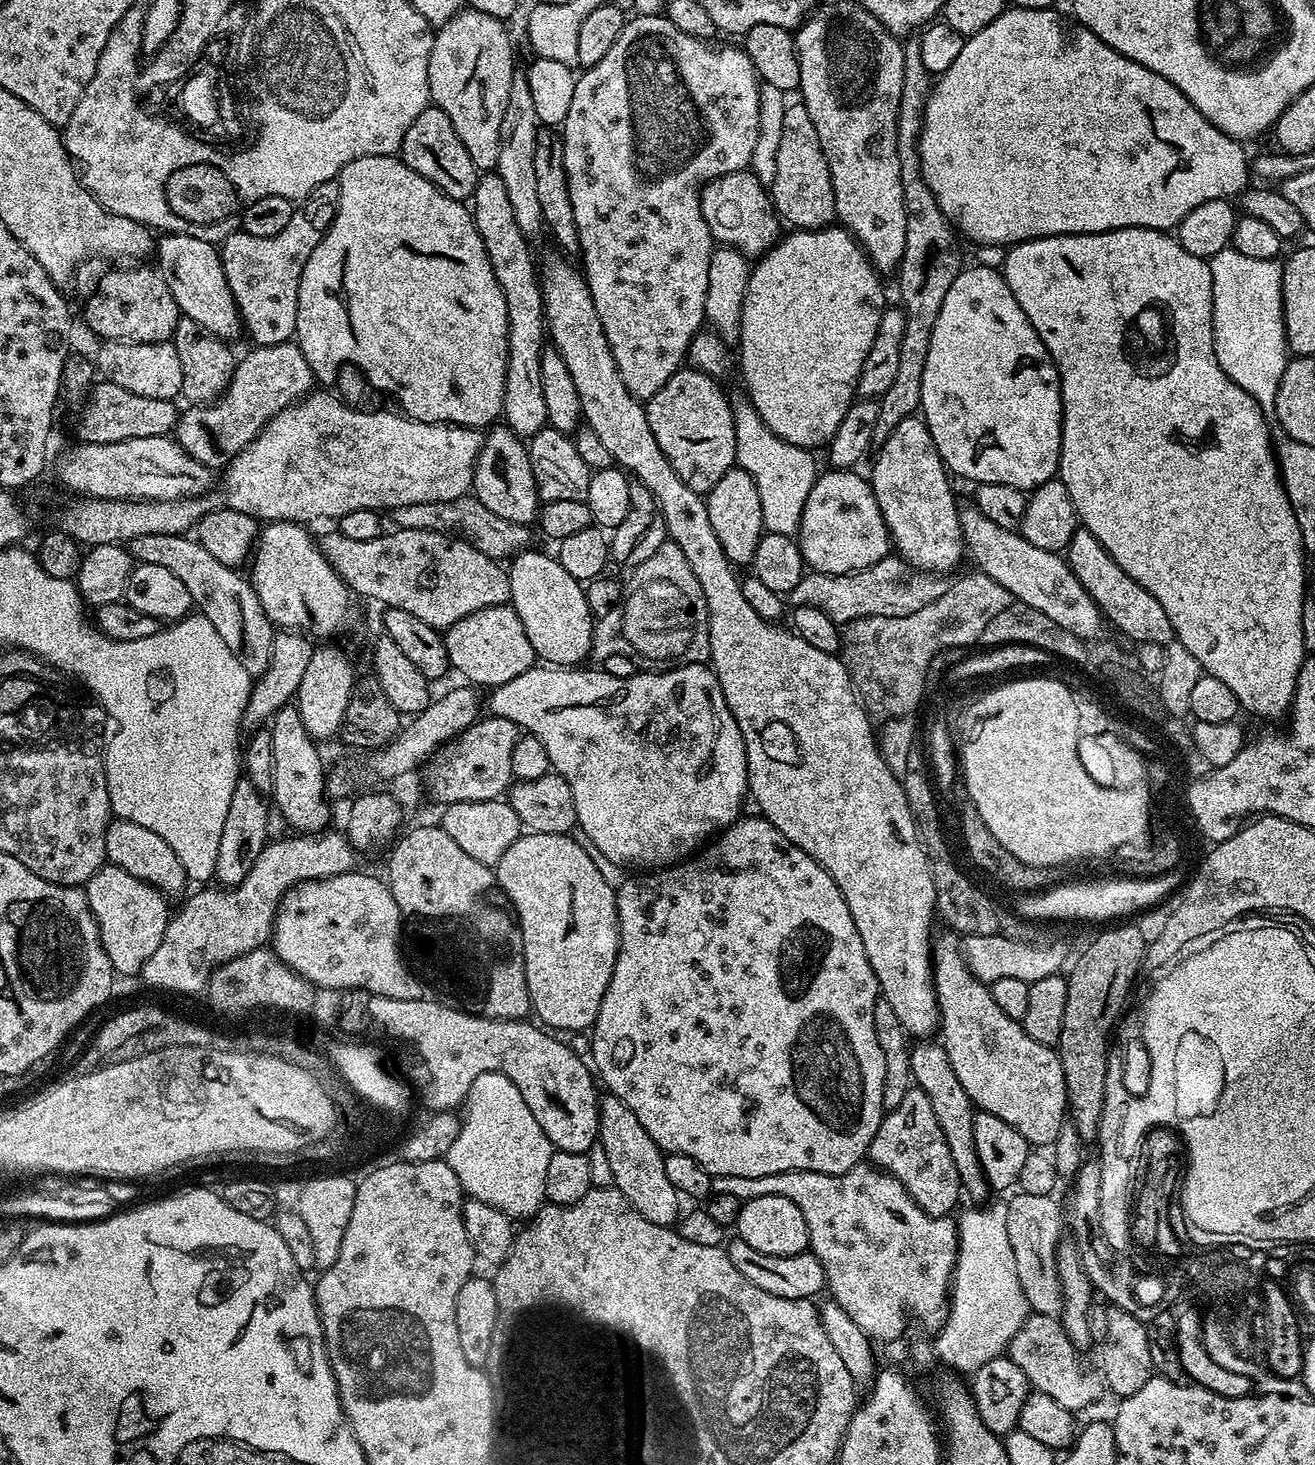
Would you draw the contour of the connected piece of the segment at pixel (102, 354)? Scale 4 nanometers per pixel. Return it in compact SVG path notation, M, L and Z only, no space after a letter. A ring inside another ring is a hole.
M105 340L94 355L94 368L107 383L122 386L130 394L142 394L142 398L176 400L182 390L182 367L175 346L162 344L123 344L121 340Z

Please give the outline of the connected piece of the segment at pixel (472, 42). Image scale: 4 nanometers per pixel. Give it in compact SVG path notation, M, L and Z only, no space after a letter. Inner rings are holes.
M465 7L450 17L445 24L439 25L432 38L428 63L428 95L431 103L443 110L450 122L454 122L454 131L458 138L462 138L462 146L466 146L466 154L470 154L478 170L492 170L496 167L502 114L510 102L512 76L518 71L518 64L512 57L512 40L504 27L505 21Z

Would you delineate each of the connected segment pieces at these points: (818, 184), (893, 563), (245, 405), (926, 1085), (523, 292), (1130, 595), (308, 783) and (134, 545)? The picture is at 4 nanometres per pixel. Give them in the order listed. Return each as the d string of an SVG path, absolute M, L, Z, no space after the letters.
M803 102L789 103L782 114L782 138L778 138L778 158L774 182L770 186L772 207L785 225L796 230L827 228L836 220L834 186L826 154L818 142L818 130L810 122L810 114Z
M889 554L877 564L863 568L861 572L846 574L826 574L809 571L794 586L790 593L793 605L814 606L822 610L837 625L849 624L852 620L867 616L885 616L886 618L906 618L906 614L914 614L914 610L922 610L922 606L930 606L950 587L943 575L923 568L914 568L907 560L896 554Z
M294 342L286 344L261 344L253 347L253 352L248 352L244 357L240 356L236 360L236 368L233 370L232 376L229 378L228 389L218 400L213 403L207 403L203 406L188 406L183 409L180 413L180 417L176 420L176 427L174 429L174 439L177 444L182 446L182 450L186 450L186 454L190 454L190 458L194 458L198 462L202 462L207 468L213 470L223 469L233 457L235 457L250 441L263 430L263 428L274 419L282 410L286 410L291 404L295 404L304 399L309 392L313 391L314 388L314 377L310 366L306 362L306 358L302 358L302 350Z
M916 1042L910 1048L910 1070L912 1083L930 1098L930 1106L938 1117L938 1126L942 1126L942 1135L946 1137L946 1146L950 1146L950 1158L954 1158L954 1166L958 1166L958 1178L961 1189L967 1199L972 1202L984 1202L989 1199L990 1189L984 1176L982 1166L978 1162L978 1154L974 1150L974 1118L977 1109L971 1098L962 1090L962 1082L954 1075L954 1066L950 1066L943 1043Z
M484 174L477 179L470 201L470 211L476 220L478 234L482 234L494 278L498 278L498 286L502 286L502 294L506 294L508 369L502 420L517 436L530 438L538 434L538 430L545 428L548 422L540 377L540 355L546 347L546 321L544 299L540 297L538 268L534 260L532 264L532 252L528 249L530 240L518 228L514 209L510 206L510 198L506 195L506 186L502 186L500 176Z
M1083 526L1077 527L1066 549L1066 559L1070 570L1078 578L1078 582L1082 582L1090 598L1096 601L1111 627L1113 624L1122 635L1129 636L1140 644L1167 646L1173 643L1170 618L1166 618L1166 610L1162 610L1158 598L1154 598L1150 590L1142 590L1142 586L1138 586L1138 582L1134 582L1134 578L1130 578L1130 574L1126 574L1126 570L1122 570L1122 566L1118 566L1118 562L1114 562L1110 554L1106 554L1102 542L1098 542L1098 538L1090 534L1090 530Z
M285 706L279 708L274 715L272 715L270 721L270 727L267 729L272 739L272 745L274 746L274 766L272 767L272 790L270 793L271 799L274 801L276 799L276 804L280 807L280 812L284 815L284 820L289 824L289 829L295 830L300 834L315 834L318 832L323 832L329 827L328 824L328 804L329 801L326 799L326 767L324 768L324 760L320 757L320 752L316 747L318 747L317 741L312 738L310 733L307 732L305 726L303 726L302 718L299 716L299 710L296 706Z
M142 534L140 538L127 541L126 547L136 564L153 564L162 566L165 570L170 570L170 574L178 574L182 586L186 586L186 591L190 594L193 605L198 609L199 615L210 618L210 623L214 625L214 630L222 634L222 642L230 646L230 654L242 662L242 670L246 670L253 678L263 677L264 671L268 668L270 658L270 646L274 635L274 625L272 619L262 610L262 602L258 594L252 588L247 579L244 580L239 575L237 569L226 566L206 550L206 546L200 544L199 539L191 535L181 534Z

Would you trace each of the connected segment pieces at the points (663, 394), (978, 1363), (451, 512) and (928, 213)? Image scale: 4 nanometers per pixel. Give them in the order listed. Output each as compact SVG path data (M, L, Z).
M691 366L681 367L680 371L672 375L666 382L666 386L662 386L662 390L658 390L658 394L651 396L646 401L646 411L648 421L650 422L650 430L654 430L654 438L658 438L658 446L662 446L662 454L666 454L666 458L670 462L670 466L674 466L674 470L678 474L678 478L682 478L682 482L686 482L686 486L690 486L690 490L706 494L718 482L718 478L722 478L722 474L726 474L736 464L736 443L734 442L734 418L732 417L732 406L729 397L724 397L724 392L719 388L717 381L711 376L707 376L705 372L699 372L697 368Z
M988 1202L983 1206L968 1206L972 1208L966 1209L964 1213L961 1211L958 1216L956 1226L958 1254L956 1255L956 1268L952 1271L948 1317L934 1336L939 1361L943 1361L946 1367L953 1368L956 1371L953 1373L956 1374L974 1373L982 1366L986 1366L986 1362L1005 1355L1009 1342L1014 1338L1014 1334L1018 1334L1018 1330L1028 1321L1030 1315L1026 1294L1022 1294L1022 1282L1018 1282L1014 1250L1010 1250L1010 1238L1006 1235L1008 1205L1004 1202L992 1203Z
M469 494L462 498L454 498L450 502L414 502L414 506L402 506L391 509L393 525L406 530L430 530L441 532L443 536L454 536L464 540L474 550L482 550L492 560L507 561L529 547L532 540L531 527L514 522L506 522L506 518L498 518L491 510L486 510L482 502Z
M912 38L904 44L904 77L902 78L902 98L896 123L896 153L900 159L902 174L902 194L906 206L906 250L898 269L900 276L900 300L906 318L906 334L902 334L902 350L898 361L898 375L890 385L890 390L879 397L878 422L874 425L873 445L879 446L894 434L894 426L907 416L917 415L922 398L922 370L926 366L926 354L930 351L930 334L934 334L934 322L938 322L938 310L954 278L962 270L960 264L960 244L958 233L952 223L942 214L930 186L920 173L920 129L924 118L924 103L932 92L933 73L926 70L922 62L919 39Z

